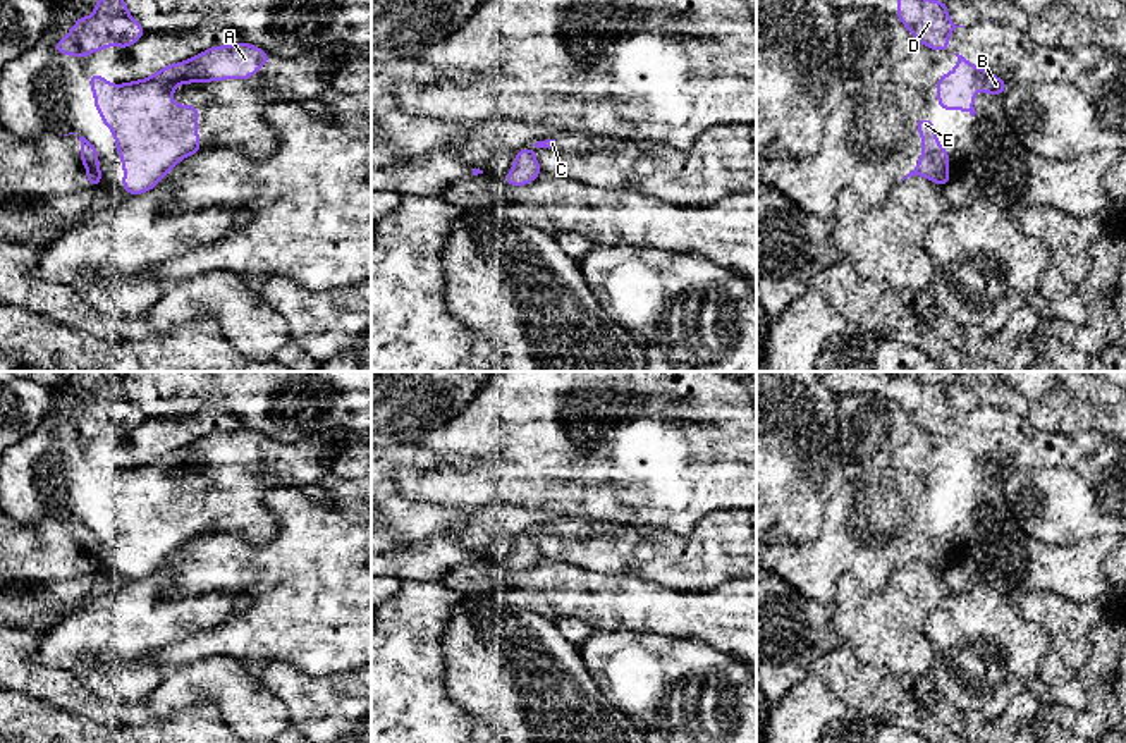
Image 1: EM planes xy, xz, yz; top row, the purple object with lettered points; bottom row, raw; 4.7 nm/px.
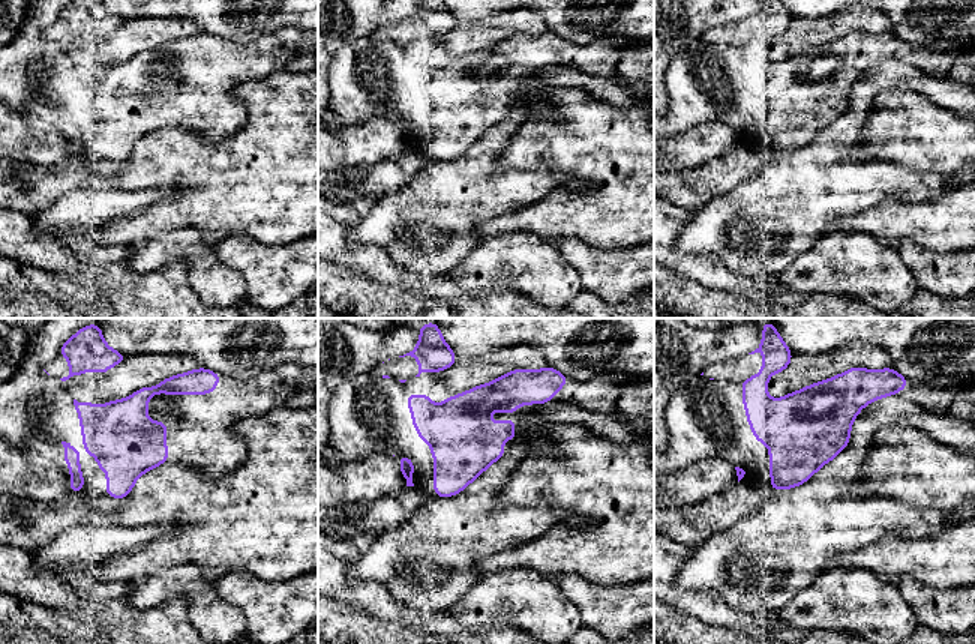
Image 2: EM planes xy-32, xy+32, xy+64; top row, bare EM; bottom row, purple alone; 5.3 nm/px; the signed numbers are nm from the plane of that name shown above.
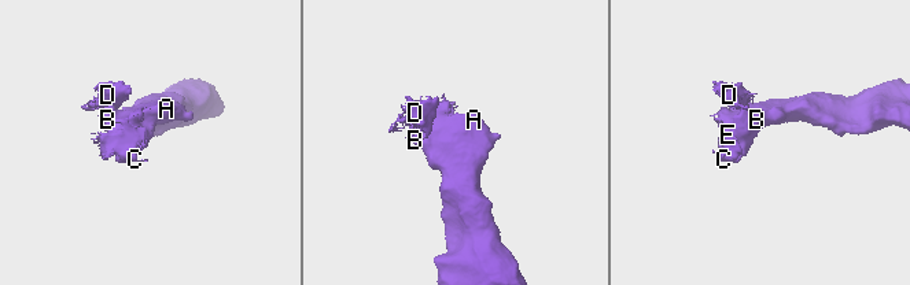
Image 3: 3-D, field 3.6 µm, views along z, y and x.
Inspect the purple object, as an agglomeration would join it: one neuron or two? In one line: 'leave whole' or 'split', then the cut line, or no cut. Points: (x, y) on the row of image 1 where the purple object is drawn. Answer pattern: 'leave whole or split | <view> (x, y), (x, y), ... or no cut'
leave whole | no cut

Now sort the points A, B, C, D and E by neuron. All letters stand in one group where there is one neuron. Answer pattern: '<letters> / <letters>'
A B C D E

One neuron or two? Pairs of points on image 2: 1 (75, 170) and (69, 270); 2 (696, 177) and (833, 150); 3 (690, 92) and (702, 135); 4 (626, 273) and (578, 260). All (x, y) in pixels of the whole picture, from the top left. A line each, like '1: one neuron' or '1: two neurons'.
1: two neurons
2: two neurons
3: two neurons
4: one neuron

